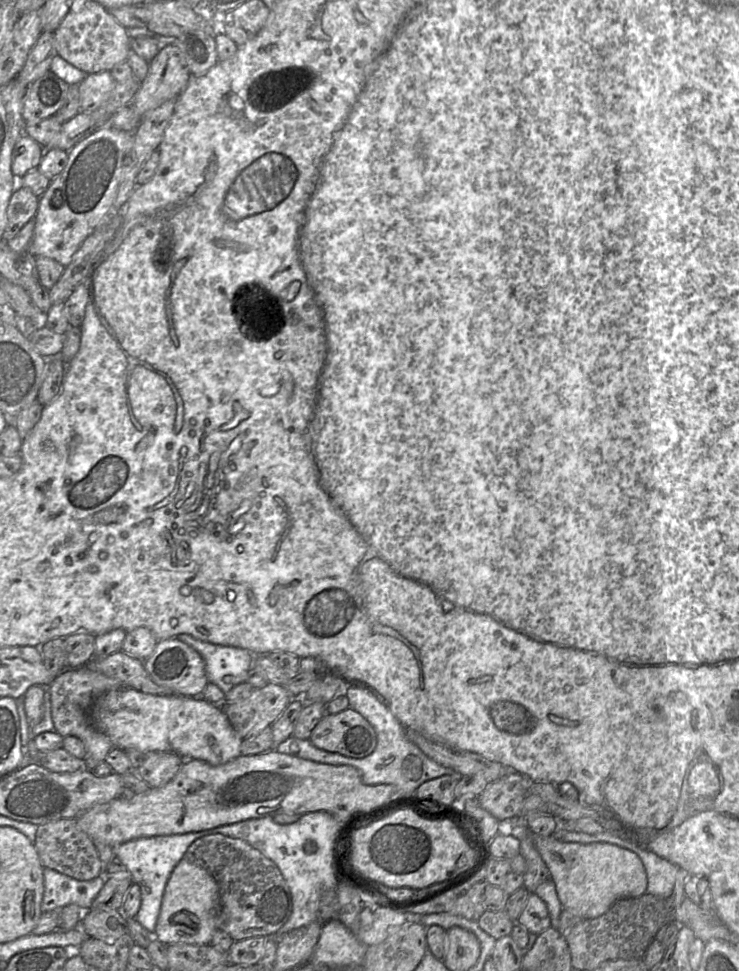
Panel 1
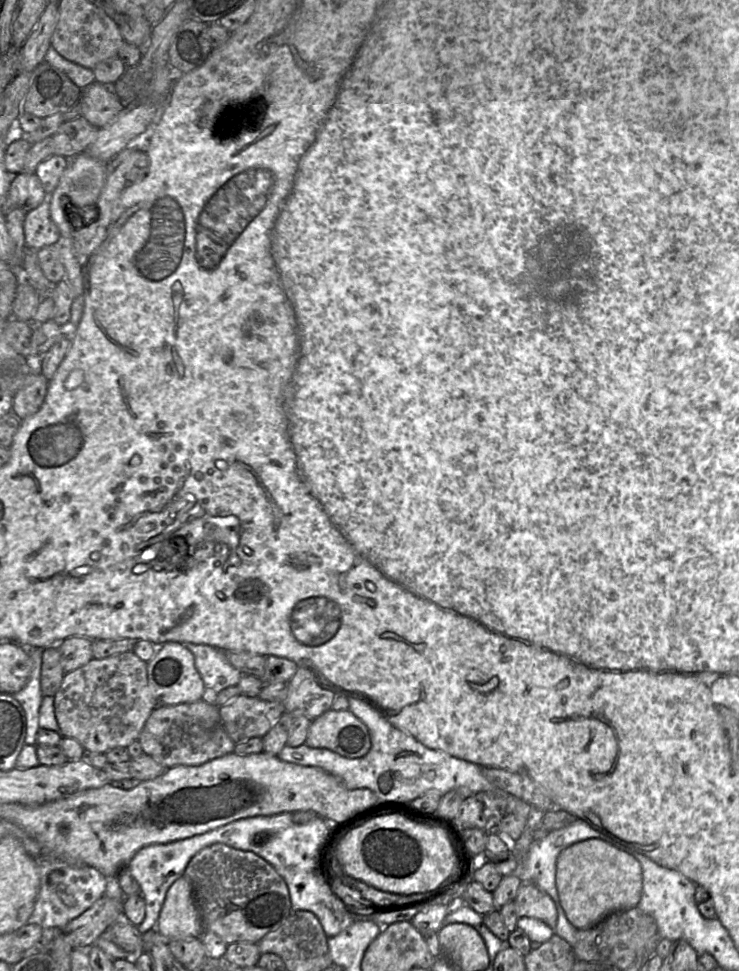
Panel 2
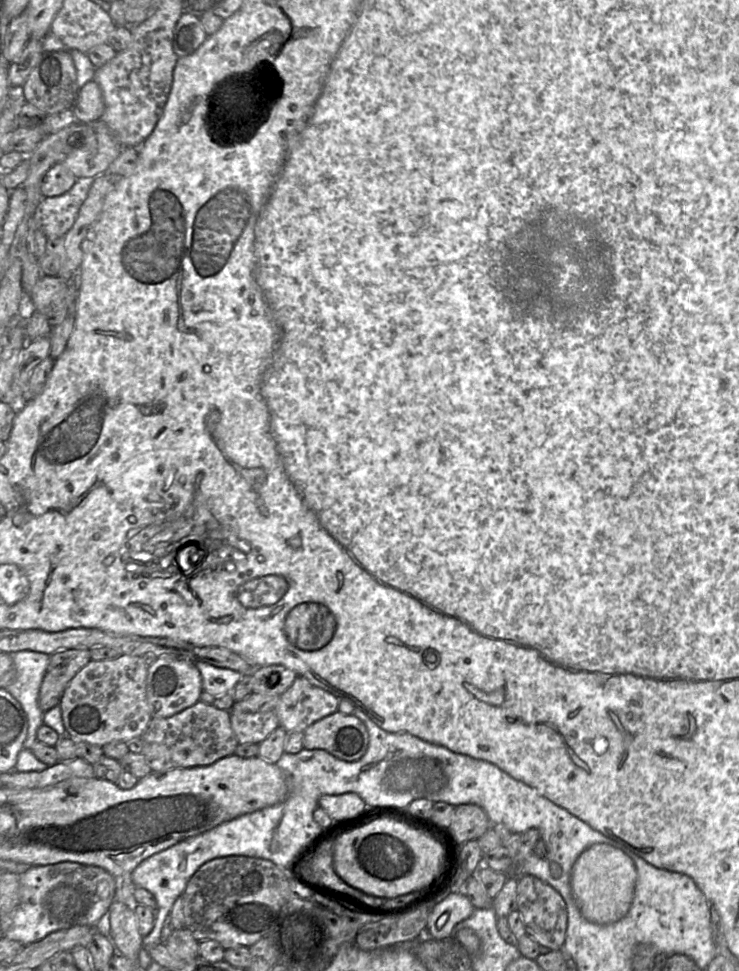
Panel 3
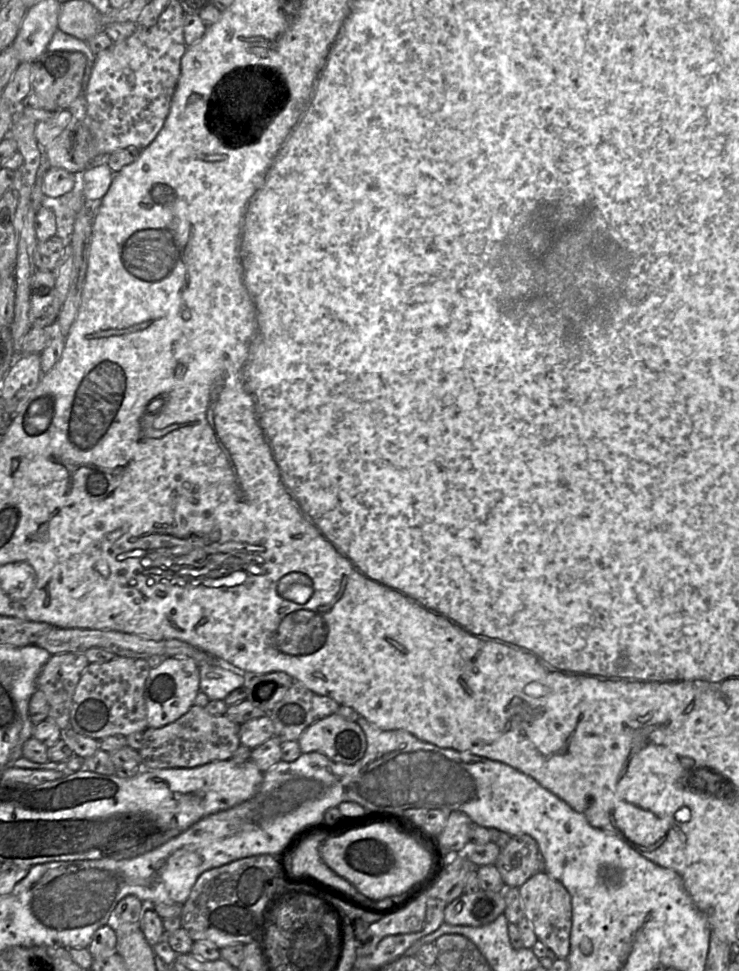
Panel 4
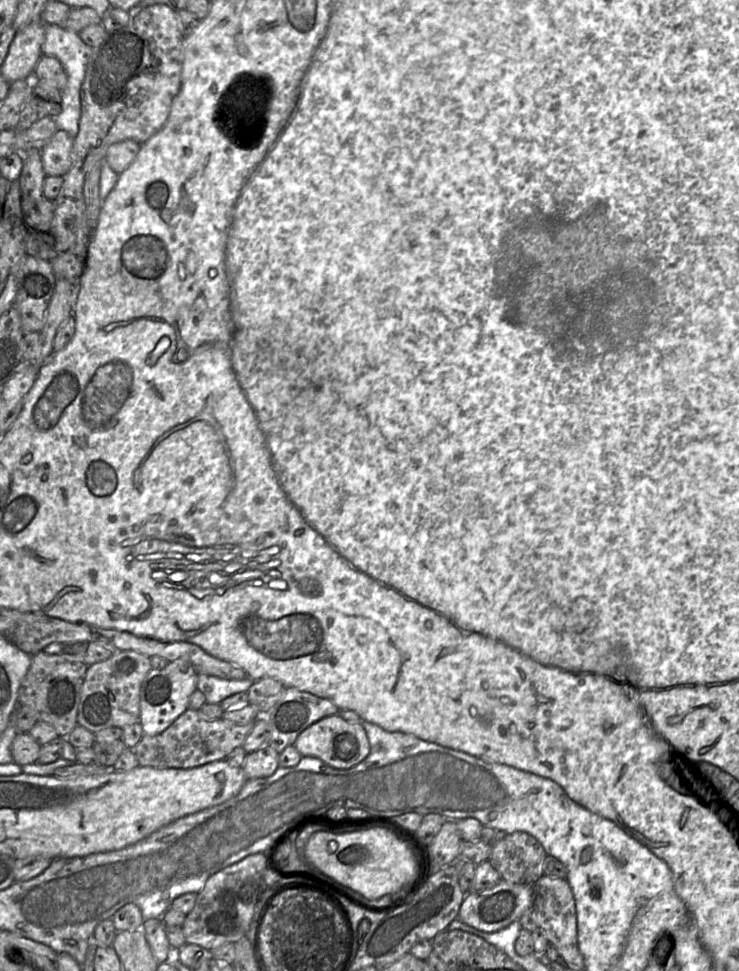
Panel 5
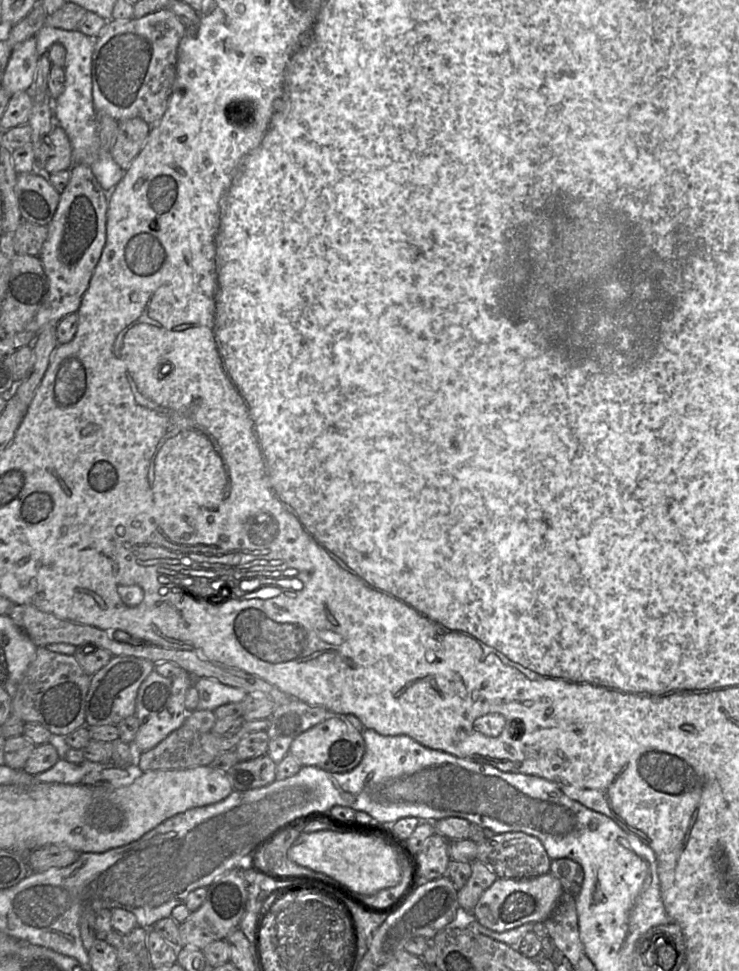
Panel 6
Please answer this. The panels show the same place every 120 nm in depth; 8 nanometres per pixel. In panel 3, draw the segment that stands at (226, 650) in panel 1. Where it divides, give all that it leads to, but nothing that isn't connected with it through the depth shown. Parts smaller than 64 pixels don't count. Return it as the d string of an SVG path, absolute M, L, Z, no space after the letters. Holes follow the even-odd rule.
M196 661L195 665L201 674L202 689L215 698L230 693L242 676L238 671L216 667L203 661Z

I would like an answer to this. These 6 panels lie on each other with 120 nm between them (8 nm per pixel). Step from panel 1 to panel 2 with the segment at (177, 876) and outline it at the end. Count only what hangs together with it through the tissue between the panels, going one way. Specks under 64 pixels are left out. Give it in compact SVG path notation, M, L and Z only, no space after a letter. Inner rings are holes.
M184 876L178 878L167 891L157 931L168 940L200 938L204 933L192 886Z

